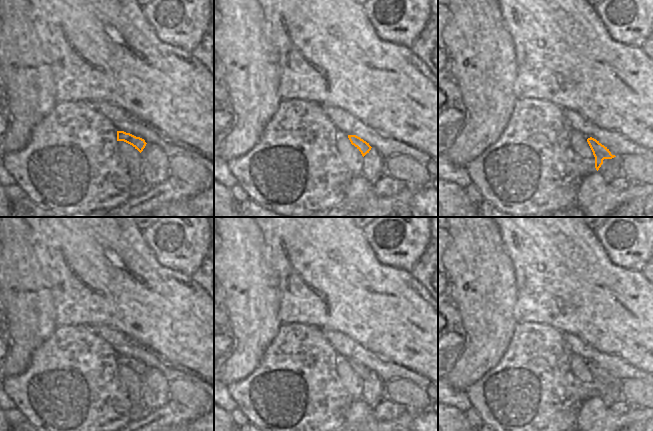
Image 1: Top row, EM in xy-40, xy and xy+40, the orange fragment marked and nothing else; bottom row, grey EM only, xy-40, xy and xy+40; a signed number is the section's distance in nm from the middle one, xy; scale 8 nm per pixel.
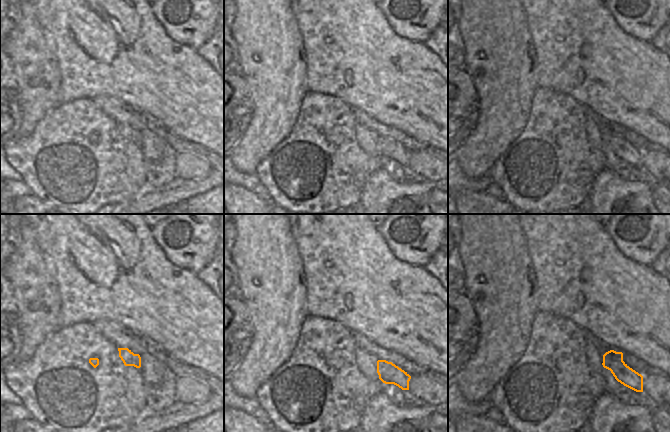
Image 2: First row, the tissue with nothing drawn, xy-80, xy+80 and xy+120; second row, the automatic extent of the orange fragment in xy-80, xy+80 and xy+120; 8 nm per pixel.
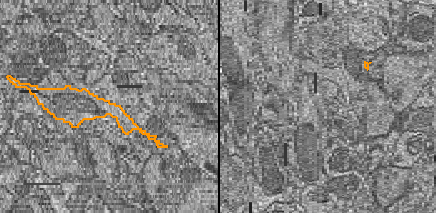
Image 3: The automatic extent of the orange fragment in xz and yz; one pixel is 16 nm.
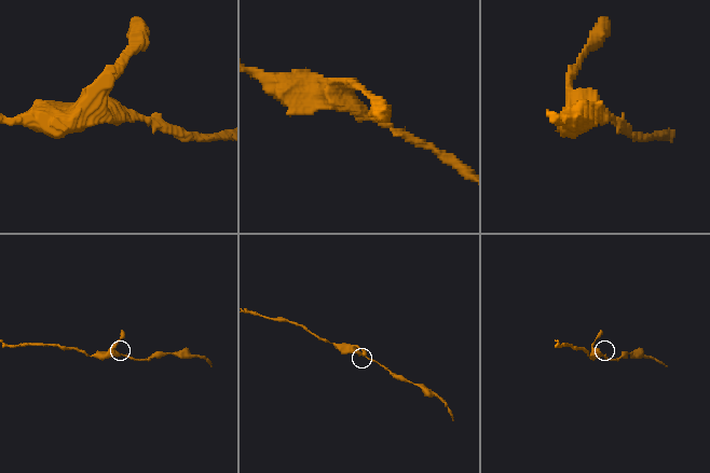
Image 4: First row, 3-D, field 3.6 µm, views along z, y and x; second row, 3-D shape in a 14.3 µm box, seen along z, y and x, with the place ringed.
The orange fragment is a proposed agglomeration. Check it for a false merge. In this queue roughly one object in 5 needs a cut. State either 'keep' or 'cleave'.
keep

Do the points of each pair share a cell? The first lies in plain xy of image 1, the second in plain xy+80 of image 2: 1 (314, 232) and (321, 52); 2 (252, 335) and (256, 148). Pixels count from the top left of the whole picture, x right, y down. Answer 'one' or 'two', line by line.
1: one
2: one

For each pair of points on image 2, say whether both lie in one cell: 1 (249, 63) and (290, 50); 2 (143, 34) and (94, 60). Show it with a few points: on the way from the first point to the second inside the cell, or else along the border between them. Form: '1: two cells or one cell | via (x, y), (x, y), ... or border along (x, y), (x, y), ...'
1: one cell | via (259, 63), (268, 61), (280, 50)
2: one cell | via (131, 39), (120, 39), (106, 48)

